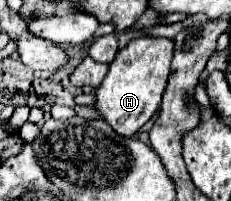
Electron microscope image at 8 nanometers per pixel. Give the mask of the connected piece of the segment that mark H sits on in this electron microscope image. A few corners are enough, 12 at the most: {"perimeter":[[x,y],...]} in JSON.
{"perimeter":[[132,38],[96,90],[96,110],[134,136],[158,110],[174,40]]}

